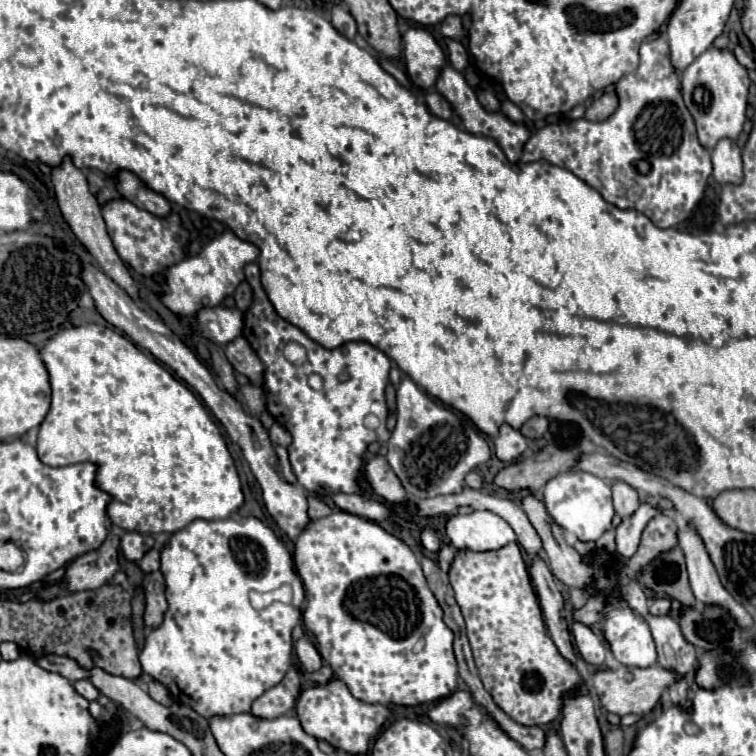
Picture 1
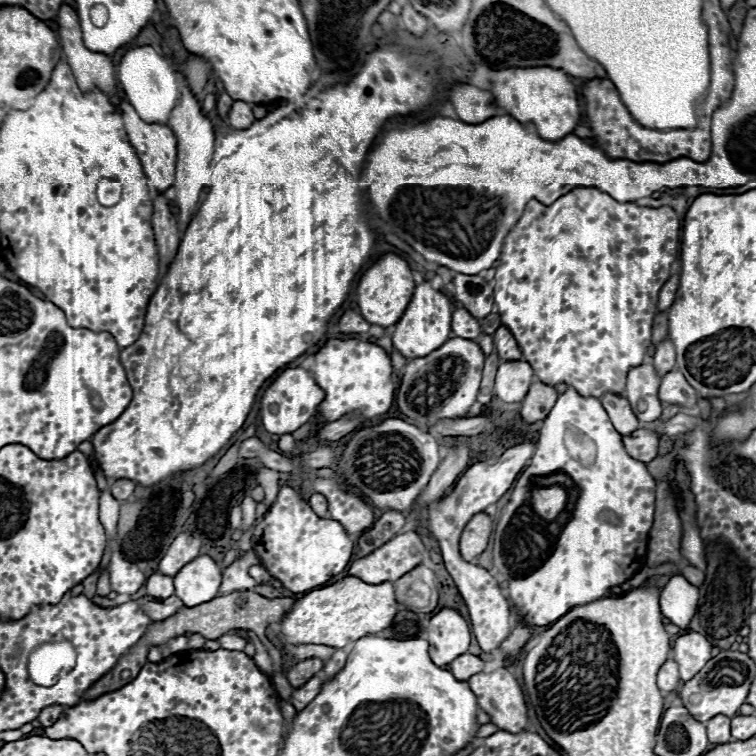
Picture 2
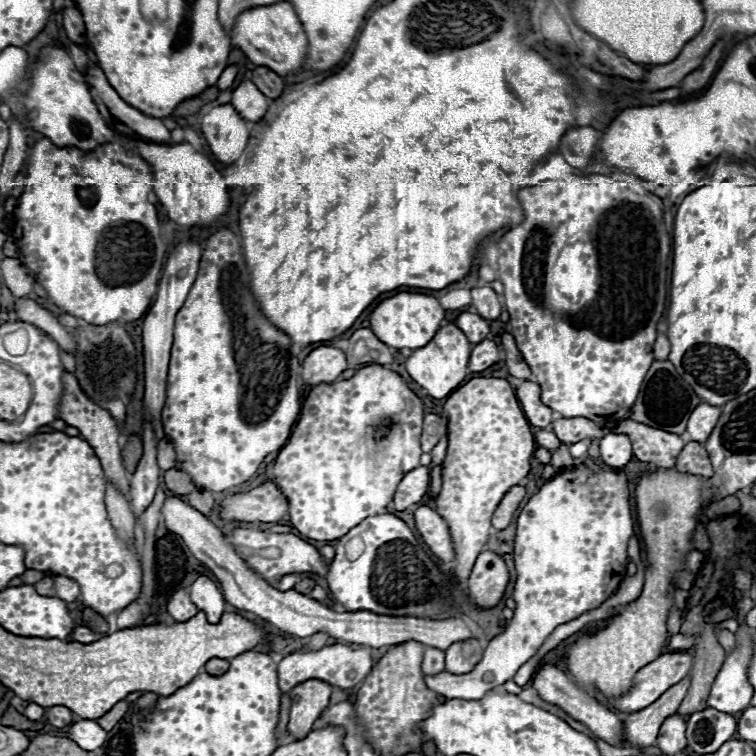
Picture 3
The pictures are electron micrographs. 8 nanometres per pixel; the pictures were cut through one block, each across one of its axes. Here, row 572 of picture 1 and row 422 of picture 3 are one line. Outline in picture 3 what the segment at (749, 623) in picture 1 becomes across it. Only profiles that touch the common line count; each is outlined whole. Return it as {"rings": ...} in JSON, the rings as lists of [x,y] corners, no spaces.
{"rings":[[[706,404],[698,406],[698,410],[694,410],[694,414],[690,414],[690,422],[688,422],[690,438],[694,442],[704,444],[710,438],[712,430],[720,418],[720,412],[722,410],[718,406],[706,406]]]}

